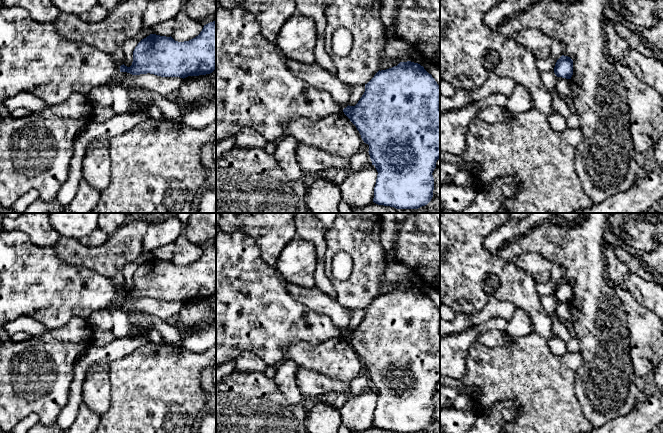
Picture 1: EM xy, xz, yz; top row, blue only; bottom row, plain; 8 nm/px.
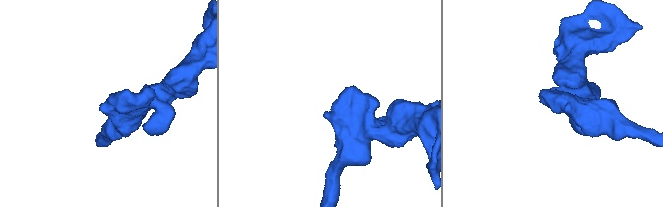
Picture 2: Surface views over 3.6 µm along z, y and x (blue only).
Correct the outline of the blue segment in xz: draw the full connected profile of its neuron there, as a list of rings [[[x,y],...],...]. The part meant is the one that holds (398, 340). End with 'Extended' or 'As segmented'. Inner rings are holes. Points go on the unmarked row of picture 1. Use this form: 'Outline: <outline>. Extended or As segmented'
Outline: [[[411,285],[379,294],[365,308],[365,316],[355,330],[347,330],[344,338],[356,350],[364,367],[369,369],[372,389],[378,399],[373,426],[396,433],[418,433],[427,429],[434,414],[433,395],[440,382],[440,310],[423,290]]]. As segmented

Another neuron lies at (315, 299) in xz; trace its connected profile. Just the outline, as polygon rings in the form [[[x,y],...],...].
[[[287,282],[291,296],[309,309],[332,320],[343,333],[349,329],[349,310],[339,304],[336,298],[330,297],[317,287],[305,288]]]

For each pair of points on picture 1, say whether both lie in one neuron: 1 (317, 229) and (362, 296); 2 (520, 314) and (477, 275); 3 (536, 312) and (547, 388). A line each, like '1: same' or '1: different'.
1: different
2: different
3: different

